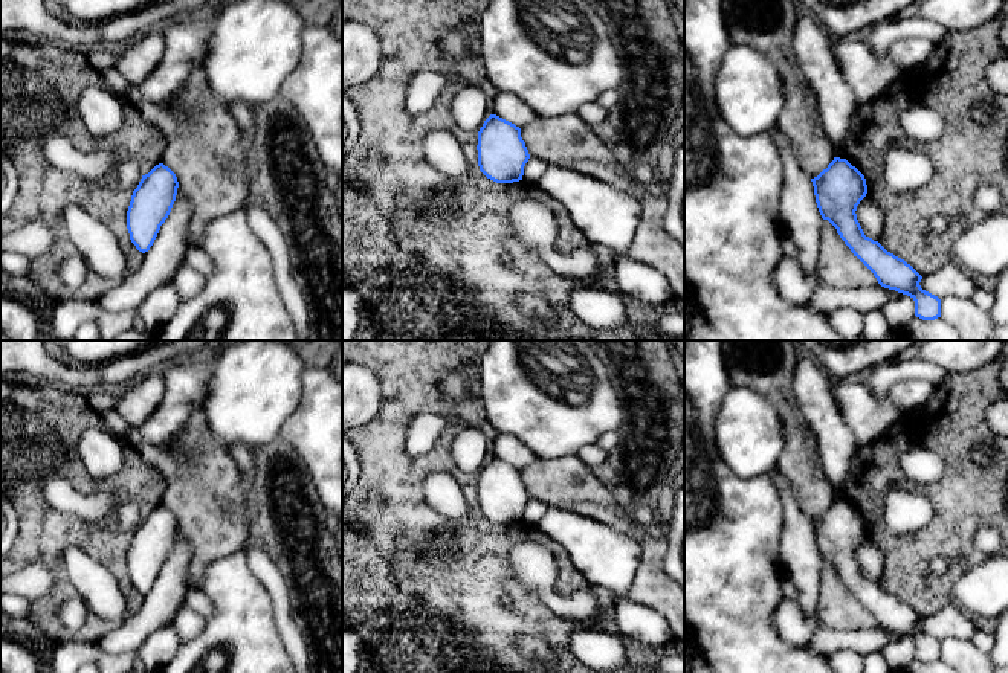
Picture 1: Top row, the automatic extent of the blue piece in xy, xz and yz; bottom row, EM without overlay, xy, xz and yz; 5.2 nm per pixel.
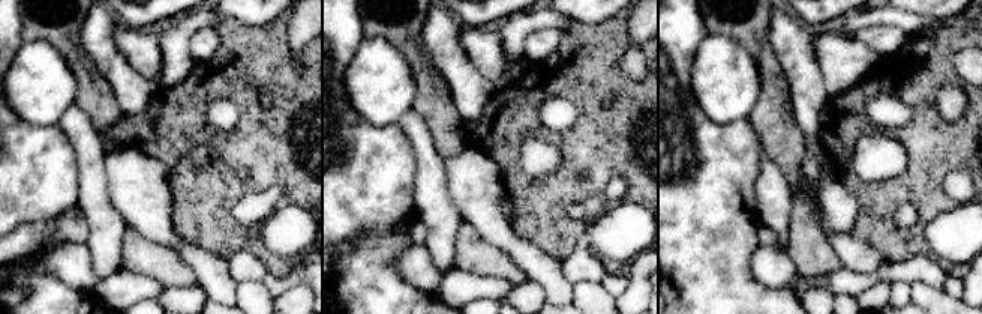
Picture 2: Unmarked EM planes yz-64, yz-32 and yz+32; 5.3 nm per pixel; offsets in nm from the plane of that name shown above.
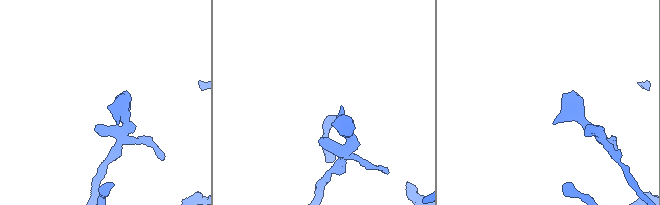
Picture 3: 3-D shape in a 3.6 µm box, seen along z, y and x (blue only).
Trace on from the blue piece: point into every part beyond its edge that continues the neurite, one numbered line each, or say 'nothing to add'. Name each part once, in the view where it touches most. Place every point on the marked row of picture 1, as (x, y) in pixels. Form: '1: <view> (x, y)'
nothing to add

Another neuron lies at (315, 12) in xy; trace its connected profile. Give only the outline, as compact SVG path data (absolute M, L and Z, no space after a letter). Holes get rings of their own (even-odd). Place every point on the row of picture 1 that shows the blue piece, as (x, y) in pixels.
M290 0L305 26L327 26L342 6L342 0Z

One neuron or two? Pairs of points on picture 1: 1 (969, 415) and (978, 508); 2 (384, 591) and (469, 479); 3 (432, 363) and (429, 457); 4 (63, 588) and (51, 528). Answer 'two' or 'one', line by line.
1: one
2: one
3: one
4: one

